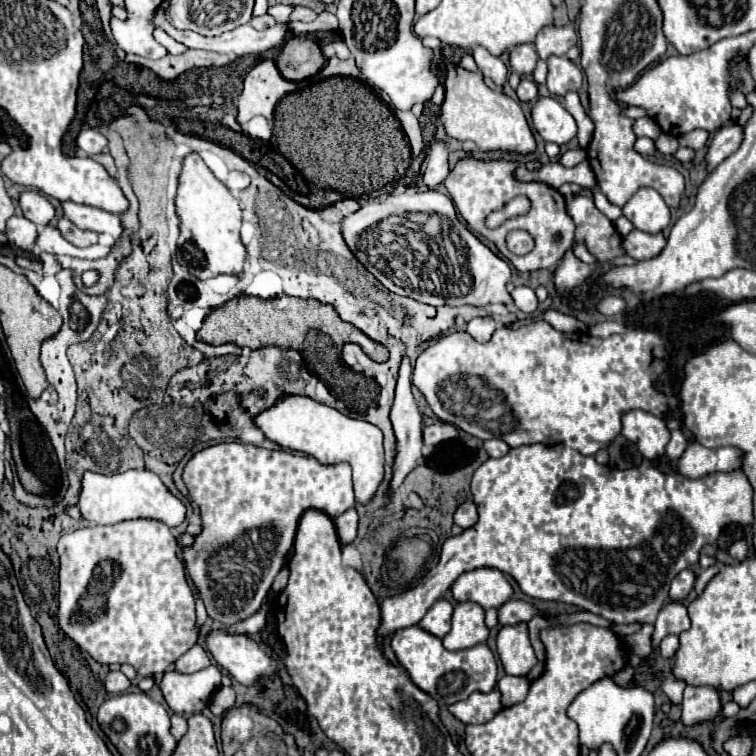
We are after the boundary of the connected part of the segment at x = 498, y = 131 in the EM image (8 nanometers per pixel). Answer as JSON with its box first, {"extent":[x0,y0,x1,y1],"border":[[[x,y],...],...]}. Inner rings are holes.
{"extent":[440,64,536,154],"border":[[[444,64],[444,102],[440,106],[440,124],[446,136],[460,142],[472,140],[480,150],[508,150],[518,154],[528,154],[536,148],[536,140],[530,132],[530,126],[524,118],[524,112],[516,100],[504,92],[490,90],[480,72],[470,72],[458,64]]]}

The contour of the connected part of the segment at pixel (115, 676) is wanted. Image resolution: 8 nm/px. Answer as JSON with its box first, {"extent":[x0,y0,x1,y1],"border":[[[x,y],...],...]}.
{"extent":[104,670,130,694],"border":[[[118,670],[118,672],[110,672],[110,674],[106,676],[104,686],[106,686],[106,690],[108,690],[110,694],[122,694],[122,692],[126,692],[126,690],[130,688],[130,680]]]}

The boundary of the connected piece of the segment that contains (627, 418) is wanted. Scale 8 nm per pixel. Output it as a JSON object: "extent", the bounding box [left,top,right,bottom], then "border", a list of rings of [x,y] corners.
{"extent":[622,410,670,458],"border":[[[628,410],[622,416],[622,436],[632,440],[644,458],[658,458],[670,440],[670,432],[662,418],[644,412]]]}

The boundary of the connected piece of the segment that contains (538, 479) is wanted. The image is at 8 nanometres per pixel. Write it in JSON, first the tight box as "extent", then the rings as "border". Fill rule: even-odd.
{"extent":[380,444,754,636],"border":[[[530,444],[510,448],[502,458],[488,458],[474,472],[470,492],[478,506],[478,522],[442,544],[436,568],[416,586],[382,602],[380,636],[418,624],[462,572],[482,566],[510,574],[530,598],[574,604],[616,624],[654,622],[668,598],[672,578],[698,562],[698,550],[704,544],[716,542],[722,526],[752,524],[754,520],[752,484],[748,484],[748,476],[740,468],[690,480],[680,474],[664,474],[648,460],[628,470],[602,466],[594,456],[584,456],[564,448],[564,444]]]}

